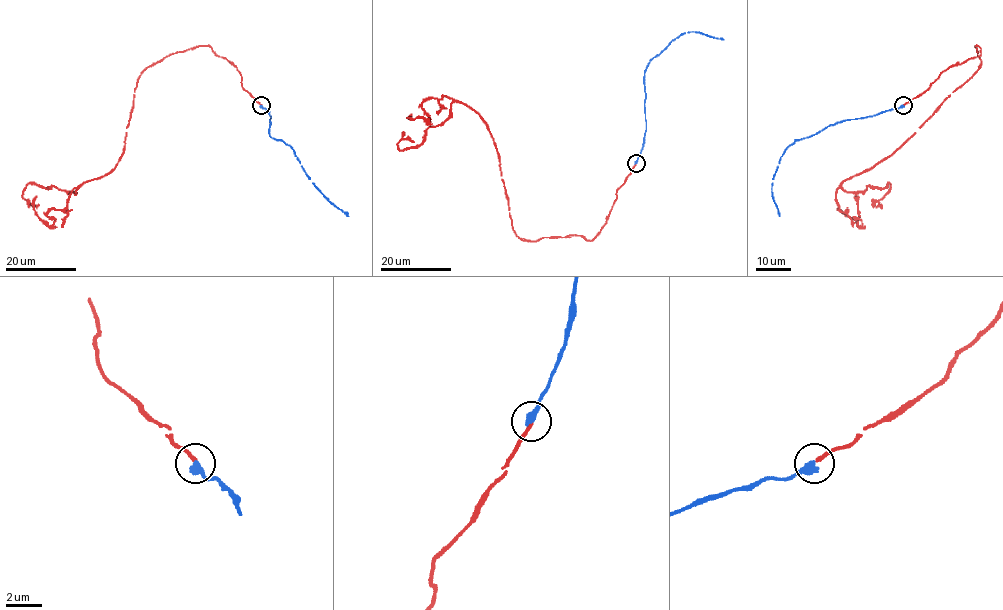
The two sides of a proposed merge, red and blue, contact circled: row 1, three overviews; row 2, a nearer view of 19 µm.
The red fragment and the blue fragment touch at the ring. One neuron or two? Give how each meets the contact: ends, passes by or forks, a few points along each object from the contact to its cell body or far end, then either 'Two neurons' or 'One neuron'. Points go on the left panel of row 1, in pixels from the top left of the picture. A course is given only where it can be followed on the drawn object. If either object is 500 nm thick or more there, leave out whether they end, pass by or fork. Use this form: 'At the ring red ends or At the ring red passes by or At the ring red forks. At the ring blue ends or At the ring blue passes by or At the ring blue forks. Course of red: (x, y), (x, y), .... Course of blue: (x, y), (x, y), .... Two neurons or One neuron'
At the ring red ends. At the ring blue ends. Course of red: (260, 105), (212, 49), (170, 54), (137, 79), (111, 170), (74, 191), (28, 183), (22, 197), (39, 205). Course of blue: (260, 105), (271, 116), (269, 135), (292, 148), (310, 179), (349, 216). One neuron

